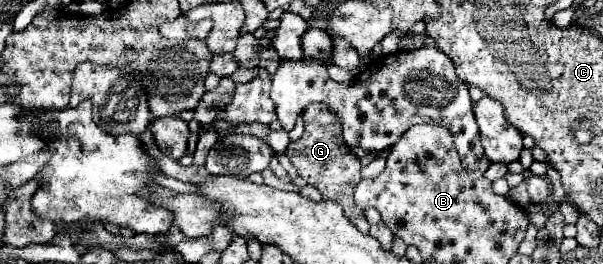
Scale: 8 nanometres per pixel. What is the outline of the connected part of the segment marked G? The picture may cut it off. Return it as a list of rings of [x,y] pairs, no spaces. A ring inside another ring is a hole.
[[[307,105],[303,111],[303,123],[305,123],[305,133],[299,141],[291,143],[287,147],[287,157],[297,169],[297,175],[303,177],[309,185],[313,185],[323,199],[331,199],[339,203],[345,211],[347,217],[351,217],[353,225],[361,231],[369,231],[369,223],[365,219],[363,209],[359,209],[353,201],[353,189],[361,181],[361,163],[359,159],[351,153],[351,149],[345,145],[341,137],[341,123],[337,121],[337,115],[327,109],[327,105]]]

